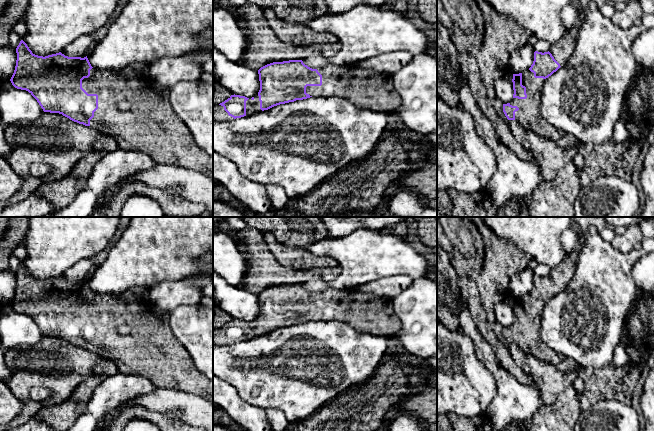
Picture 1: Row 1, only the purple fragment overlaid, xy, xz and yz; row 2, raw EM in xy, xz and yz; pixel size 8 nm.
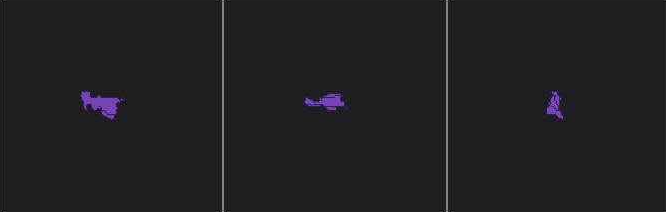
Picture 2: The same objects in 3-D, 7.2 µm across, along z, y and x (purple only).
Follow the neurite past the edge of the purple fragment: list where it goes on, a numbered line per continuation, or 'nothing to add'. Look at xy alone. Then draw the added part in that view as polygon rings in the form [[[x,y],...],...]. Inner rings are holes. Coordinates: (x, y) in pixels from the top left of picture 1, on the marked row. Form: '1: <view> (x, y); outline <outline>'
1: xy (137, 112); outline [[[92,68],[90,76],[82,80],[82,88],[88,94],[98,95],[98,109],[90,120],[90,128],[112,136],[118,148],[140,151],[147,154],[155,164],[179,166],[197,171],[213,181],[213,156],[201,149],[194,140],[188,127],[176,115],[170,102],[170,88],[159,85],[150,76],[125,78],[118,71],[97,70]]]

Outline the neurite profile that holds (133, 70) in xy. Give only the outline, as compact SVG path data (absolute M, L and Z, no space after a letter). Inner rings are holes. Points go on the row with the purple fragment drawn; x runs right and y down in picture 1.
M133 63L118 70L118 73L125 78L135 78L142 75L149 76L149 65L144 63Z

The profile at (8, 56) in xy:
M13 31L9 33L9 45L0 47L0 79L10 80L16 66L16 48L22 38Z

